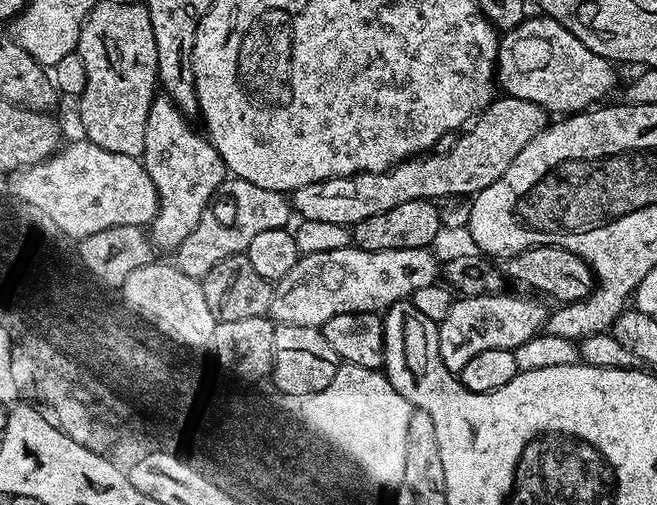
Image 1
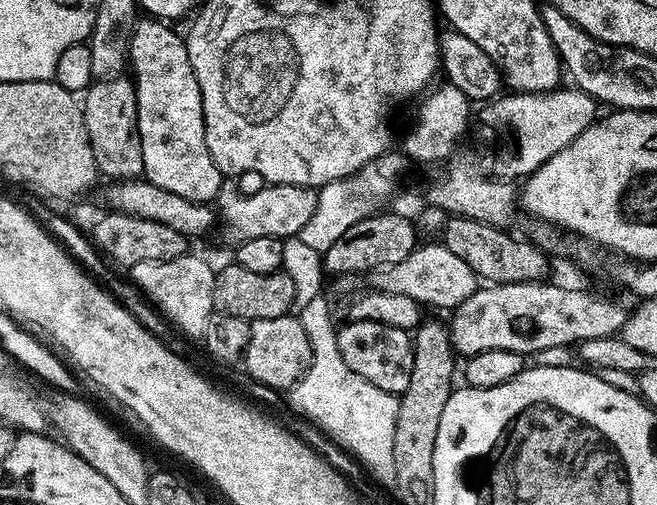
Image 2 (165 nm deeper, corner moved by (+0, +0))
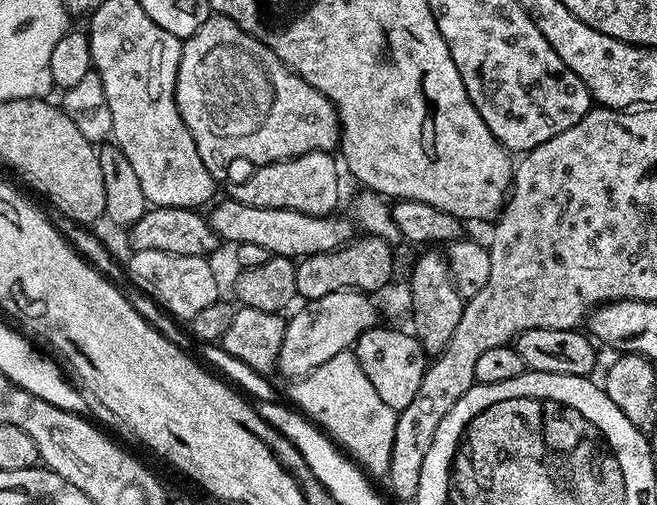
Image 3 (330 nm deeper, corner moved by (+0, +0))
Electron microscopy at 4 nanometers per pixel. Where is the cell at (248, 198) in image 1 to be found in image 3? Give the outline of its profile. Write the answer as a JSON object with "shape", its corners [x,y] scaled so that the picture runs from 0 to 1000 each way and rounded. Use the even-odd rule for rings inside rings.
{"shape":[[[467,301],[458,309],[449,309],[440,317],[425,317],[416,325],[399,325],[382,335],[384,343],[379,345],[373,356],[365,356],[361,364],[353,364],[347,372],[346,386],[355,396],[362,400],[374,400],[374,408],[399,408],[411,416],[454,416],[454,424],[472,424],[473,428],[502,428],[513,418],[511,412],[518,404],[518,341],[511,335],[513,311],[505,301]]]}

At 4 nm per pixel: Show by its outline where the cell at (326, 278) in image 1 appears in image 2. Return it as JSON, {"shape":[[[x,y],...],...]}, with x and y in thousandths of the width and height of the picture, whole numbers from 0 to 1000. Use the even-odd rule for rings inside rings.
{"shape":[[[645,479],[632,491],[624,505],[612,511],[592,531],[580,531],[565,541],[565,568],[574,578],[615,582],[630,590],[641,606],[651,602],[658,610],[682,610],[693,614],[699,602],[709,598],[715,582],[728,568],[728,550],[715,527],[697,503],[685,503],[674,479]]]}

